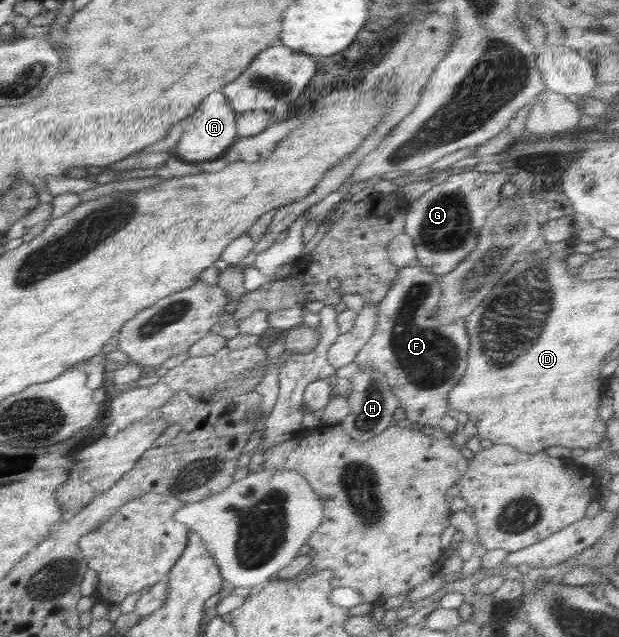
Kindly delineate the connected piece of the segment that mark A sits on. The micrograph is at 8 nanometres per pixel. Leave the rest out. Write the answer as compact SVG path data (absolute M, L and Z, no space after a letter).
M220 90L204 98L196 112L184 120L184 133L175 144L172 154L182 161L197 164L221 156L237 139L236 112L232 110L228 99Z

